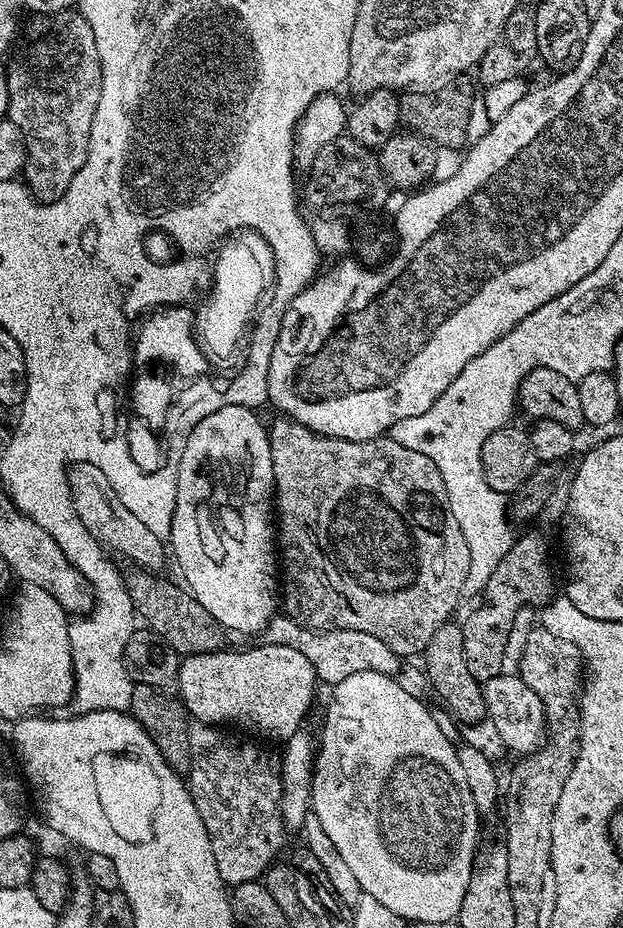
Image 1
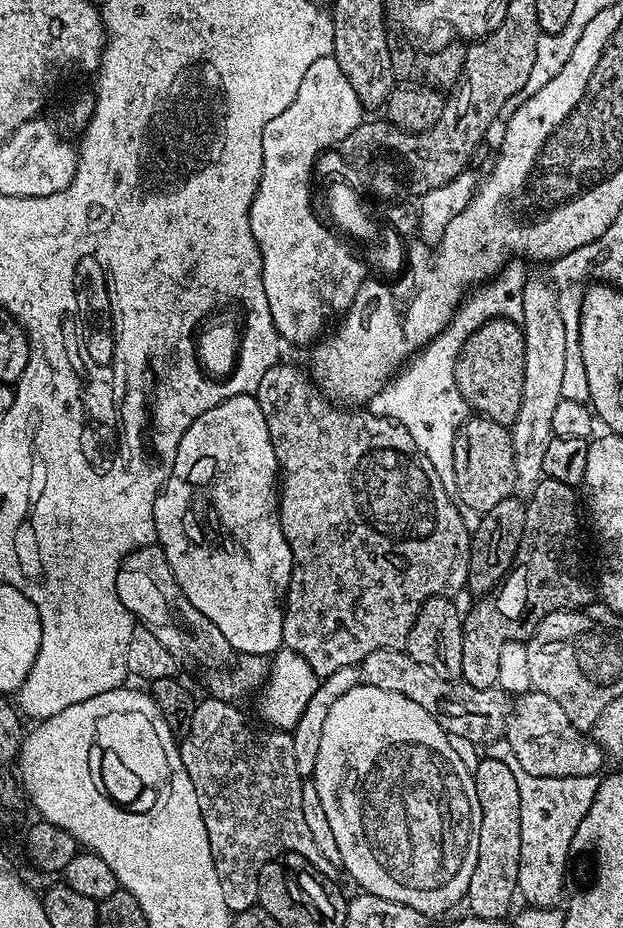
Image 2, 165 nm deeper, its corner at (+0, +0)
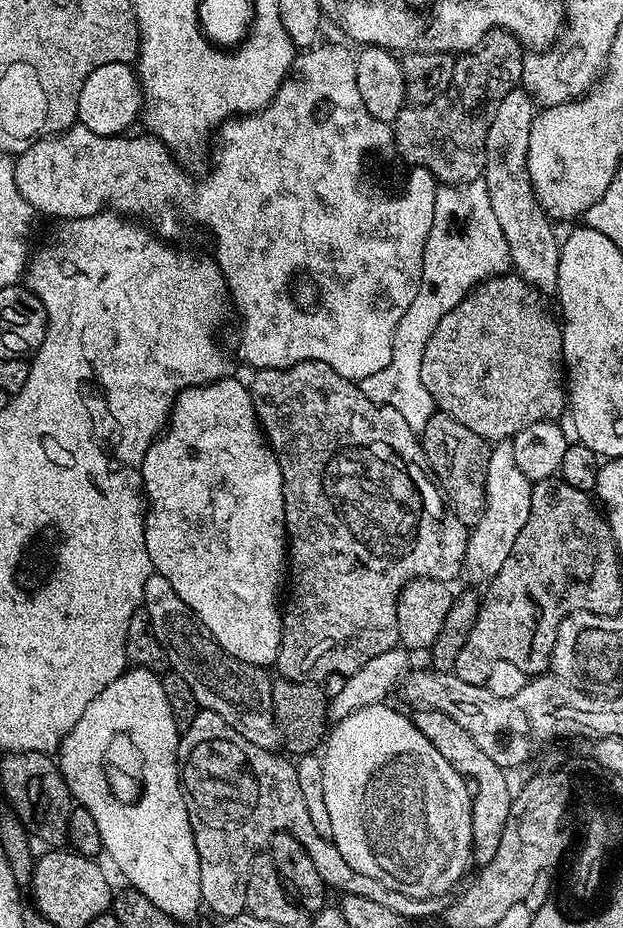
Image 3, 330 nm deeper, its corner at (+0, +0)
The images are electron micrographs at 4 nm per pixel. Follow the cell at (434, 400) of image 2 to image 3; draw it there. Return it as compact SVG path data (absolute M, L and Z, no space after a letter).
M484 179L471 180L468 184L450 184L437 187L434 198L434 226L430 226L430 234L424 243L422 258L422 278L420 290L414 302L402 314L402 320L394 330L394 342L390 362L378 370L378 374L370 374L370 378L359 381L362 394L375 404L388 404L402 418L406 418L406 426L416 433L426 430L426 422L434 411L432 395L420 377L420 353L424 351L426 324L424 328L425 294L436 292L440 288L440 280L452 276L456 272L456 260L464 256L464 244L472 240L472 232L476 232L476 277L480 283L493 275L503 275L511 265L509 246L503 237L502 226L499 225L494 209L490 206L490 194L486 190Z

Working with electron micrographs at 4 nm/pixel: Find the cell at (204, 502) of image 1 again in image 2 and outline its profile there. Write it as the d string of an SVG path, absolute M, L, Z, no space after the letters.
M255 395L235 396L226 398L214 410L206 410L194 422L190 422L190 430L182 434L182 442L178 442L178 450L174 458L172 473L168 476L168 483L162 489L162 495L154 502L154 526L156 527L156 543L166 554L166 562L170 562L170 570L174 570L174 578L178 578L178 586L182 586L182 594L190 598L194 610L206 614L218 630L222 630L226 642L230 642L233 653L258 654L271 657L281 650L284 635L282 622L284 621L283 603L288 595L290 574L292 573L292 555L290 546L282 534L280 525L280 498L278 495L278 465L274 446L270 442L270 430L266 430L266 417L262 414L262 406L258 406Z

